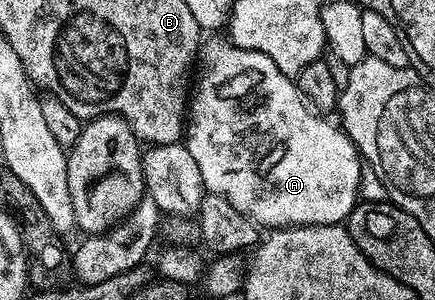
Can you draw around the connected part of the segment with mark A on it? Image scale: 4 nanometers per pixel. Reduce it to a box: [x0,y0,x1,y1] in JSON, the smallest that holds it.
[188,40,364,227]

